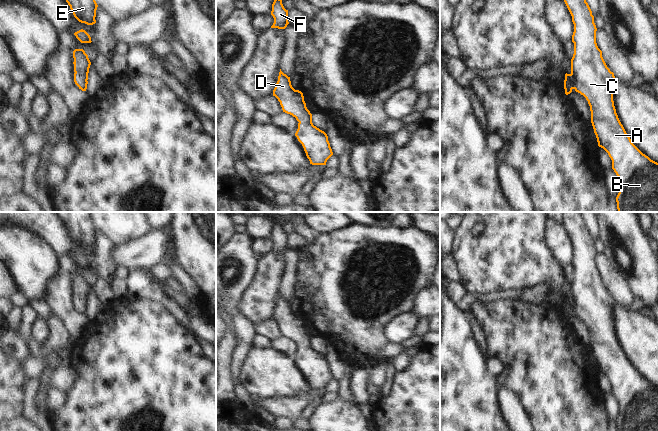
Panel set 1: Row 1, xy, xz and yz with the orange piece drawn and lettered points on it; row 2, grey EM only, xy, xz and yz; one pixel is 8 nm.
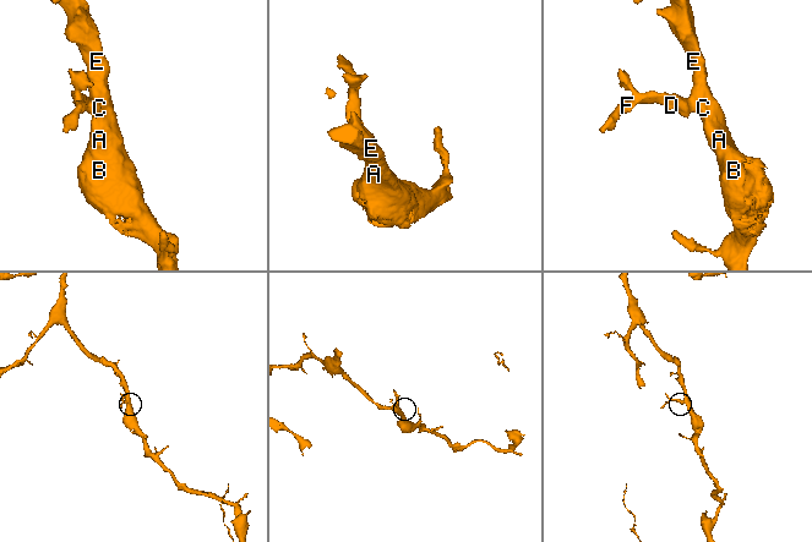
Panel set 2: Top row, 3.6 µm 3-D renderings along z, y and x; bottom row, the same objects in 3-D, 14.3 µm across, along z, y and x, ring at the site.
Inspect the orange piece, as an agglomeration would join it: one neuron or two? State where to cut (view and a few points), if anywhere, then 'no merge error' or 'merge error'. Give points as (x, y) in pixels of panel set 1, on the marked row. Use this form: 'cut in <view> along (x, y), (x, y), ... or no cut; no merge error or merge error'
no cut; no merge error

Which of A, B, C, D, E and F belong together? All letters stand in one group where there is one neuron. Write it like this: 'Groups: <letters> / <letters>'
Groups: A B C D E F.

